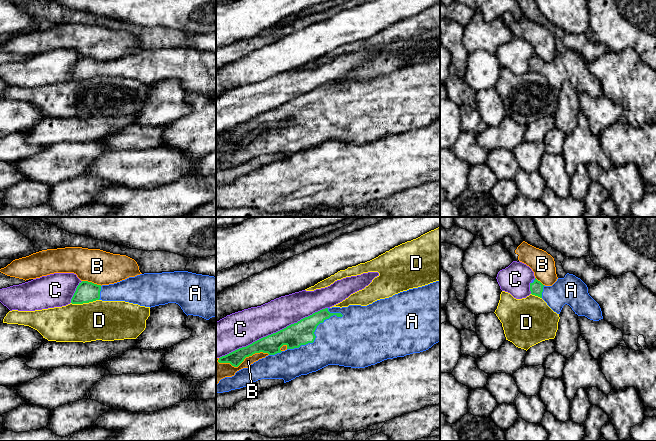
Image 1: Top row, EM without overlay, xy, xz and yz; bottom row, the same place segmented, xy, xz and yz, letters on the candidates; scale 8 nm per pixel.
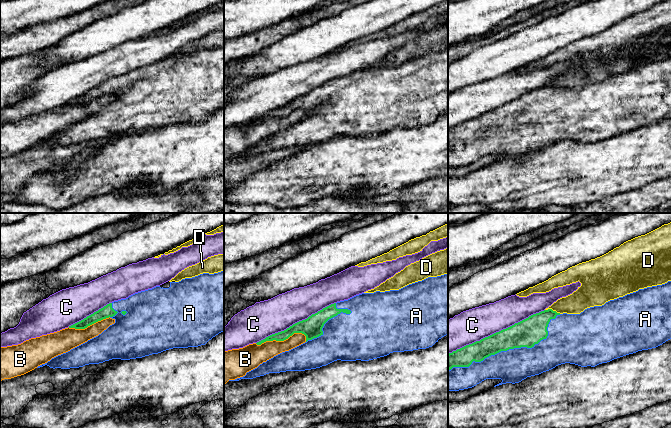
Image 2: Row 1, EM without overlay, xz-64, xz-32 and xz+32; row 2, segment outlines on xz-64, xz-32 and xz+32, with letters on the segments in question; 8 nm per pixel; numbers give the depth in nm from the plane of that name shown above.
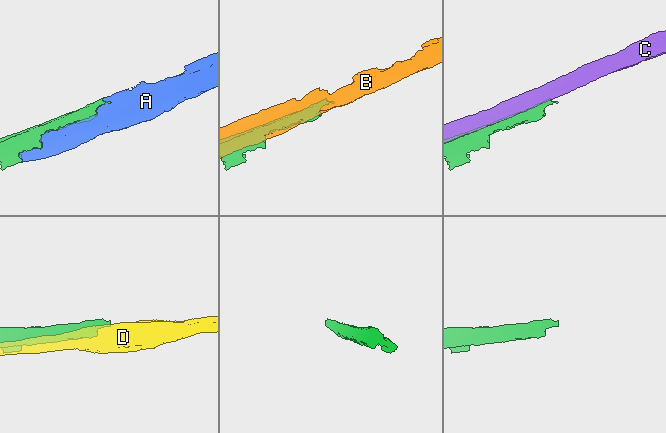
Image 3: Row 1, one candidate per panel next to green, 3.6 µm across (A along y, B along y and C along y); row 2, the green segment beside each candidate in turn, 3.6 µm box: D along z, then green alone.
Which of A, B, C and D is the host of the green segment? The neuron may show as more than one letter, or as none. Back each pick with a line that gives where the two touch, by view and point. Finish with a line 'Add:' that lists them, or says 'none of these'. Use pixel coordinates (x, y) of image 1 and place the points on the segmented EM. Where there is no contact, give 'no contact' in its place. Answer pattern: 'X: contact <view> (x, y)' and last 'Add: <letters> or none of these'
A: contact xz (314, 334)
Add: A

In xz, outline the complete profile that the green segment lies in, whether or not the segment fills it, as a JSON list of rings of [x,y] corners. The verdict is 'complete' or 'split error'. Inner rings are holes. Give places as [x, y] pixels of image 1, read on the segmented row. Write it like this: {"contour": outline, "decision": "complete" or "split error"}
{"contour": [[[440,280],[400,292],[367,306],[325,308],[297,323],[263,337],[219,358],[219,363],[238,367],[246,357],[268,353],[265,358],[243,368],[216,385],[216,393],[240,389],[261,379],[289,382],[328,365],[365,368],[387,359],[428,350],[440,341]]], "decision": "split error"}

